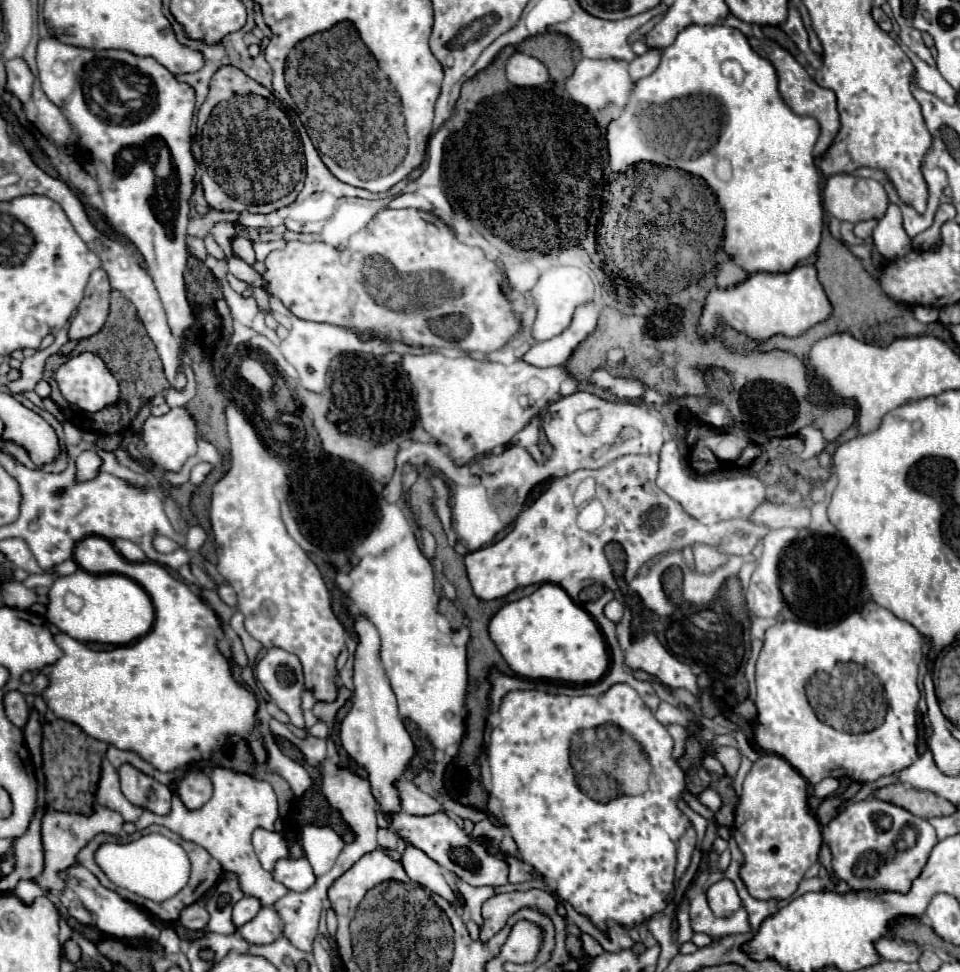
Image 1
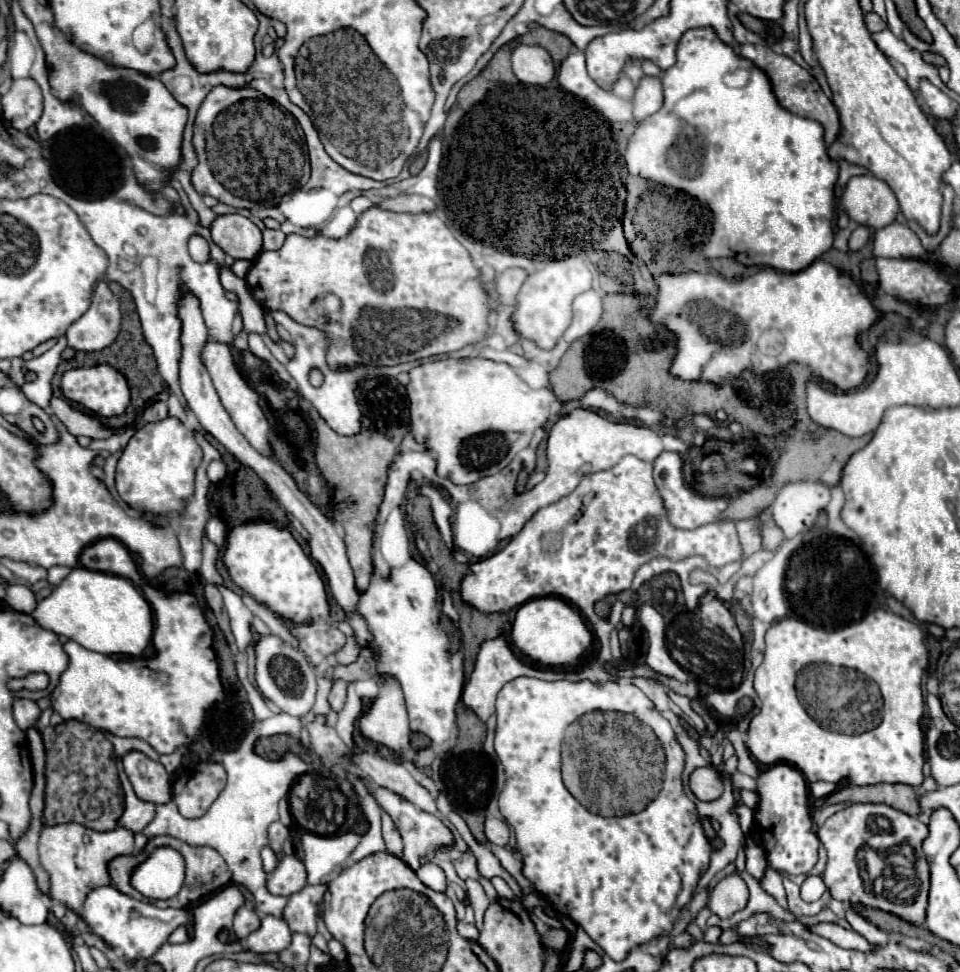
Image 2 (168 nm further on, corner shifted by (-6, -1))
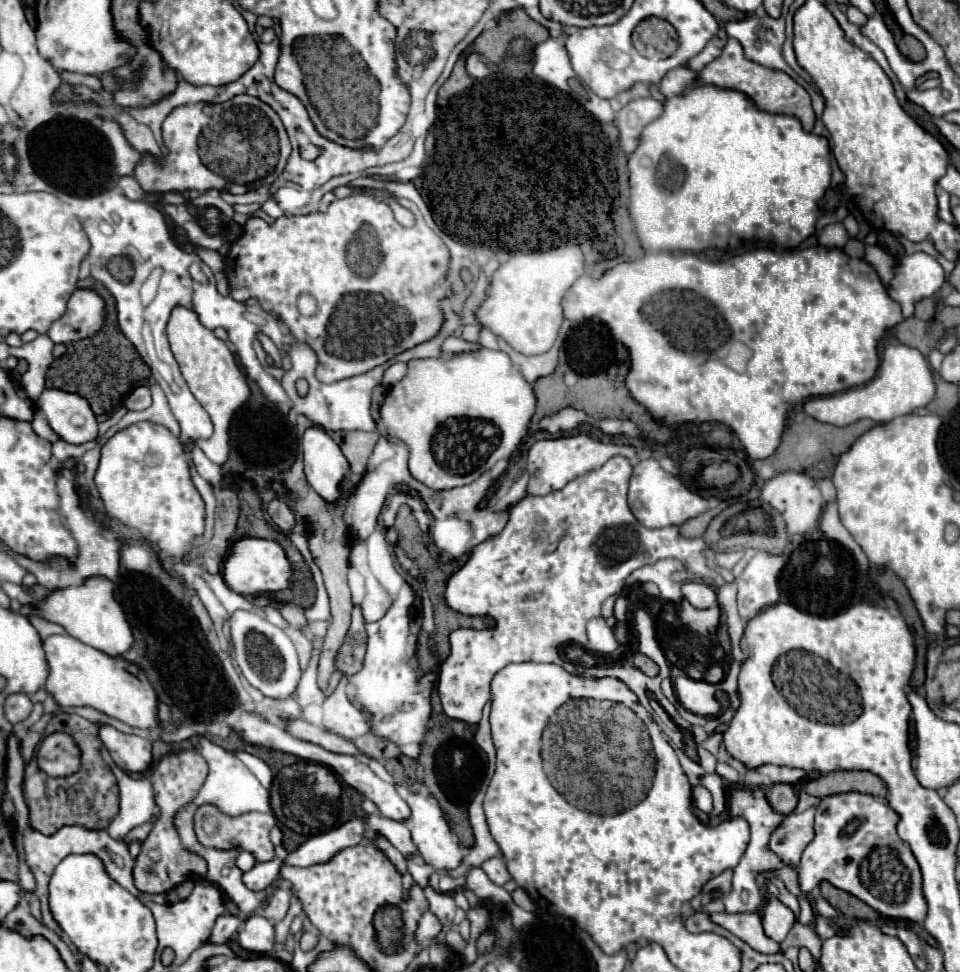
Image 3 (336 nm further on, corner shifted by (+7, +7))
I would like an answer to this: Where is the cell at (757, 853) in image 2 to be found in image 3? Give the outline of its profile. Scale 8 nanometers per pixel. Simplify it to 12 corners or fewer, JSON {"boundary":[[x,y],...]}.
{"boundary":[[762,891],[762,929],[782,943],[796,915],[778,897]]}

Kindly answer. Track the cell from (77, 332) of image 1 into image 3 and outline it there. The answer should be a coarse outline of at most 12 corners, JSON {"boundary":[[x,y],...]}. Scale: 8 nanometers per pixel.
{"boundary":[[76,289],[48,337],[70,343],[98,335],[106,319],[94,289]]}

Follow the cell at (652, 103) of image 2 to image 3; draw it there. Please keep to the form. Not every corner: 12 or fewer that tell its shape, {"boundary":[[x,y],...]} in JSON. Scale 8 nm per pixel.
{"boundary":[[652,97],[618,111],[620,147],[636,149],[636,135],[656,117],[662,103]]}

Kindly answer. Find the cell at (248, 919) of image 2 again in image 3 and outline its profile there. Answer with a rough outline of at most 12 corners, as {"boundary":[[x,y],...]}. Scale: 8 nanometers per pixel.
{"boundary":[[230,913],[220,915],[212,929],[212,943],[226,943],[242,921]]}

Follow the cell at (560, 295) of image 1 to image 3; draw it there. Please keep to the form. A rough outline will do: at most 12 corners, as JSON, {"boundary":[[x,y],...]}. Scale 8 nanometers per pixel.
{"boundary":[[578,245],[516,253],[478,321],[524,355],[546,353]]}

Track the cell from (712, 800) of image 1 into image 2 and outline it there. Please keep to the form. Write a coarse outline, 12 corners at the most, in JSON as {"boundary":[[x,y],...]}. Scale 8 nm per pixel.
{"boundary":[[747,805],[735,807],[743,833],[751,829],[751,811]]}

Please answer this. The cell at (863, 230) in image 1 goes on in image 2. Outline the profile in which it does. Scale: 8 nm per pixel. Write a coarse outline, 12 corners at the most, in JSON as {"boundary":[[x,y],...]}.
{"boundary":[[859,225],[849,237],[849,249],[859,251],[869,241],[869,227]]}

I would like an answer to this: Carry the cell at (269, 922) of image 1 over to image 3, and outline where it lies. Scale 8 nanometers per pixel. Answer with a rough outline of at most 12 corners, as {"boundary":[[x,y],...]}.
{"boundary":[[250,915],[238,931],[246,951],[272,953],[274,925]]}

